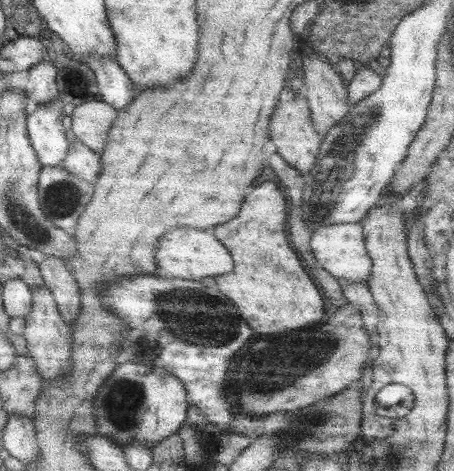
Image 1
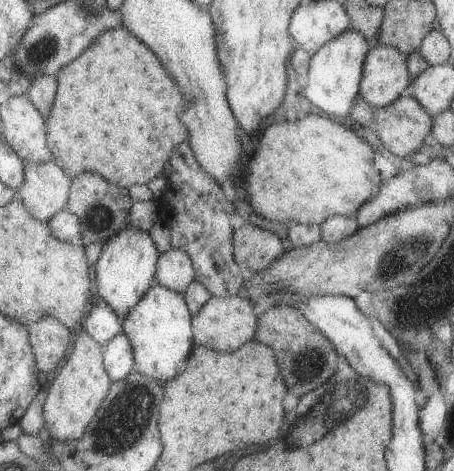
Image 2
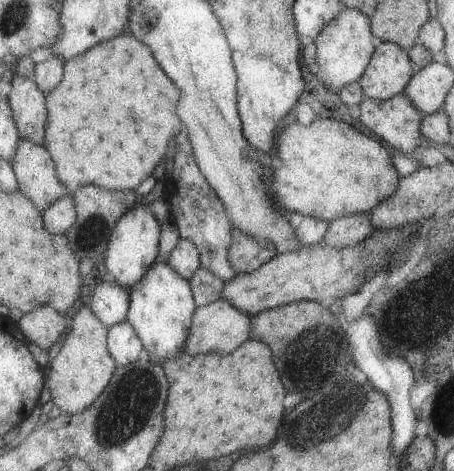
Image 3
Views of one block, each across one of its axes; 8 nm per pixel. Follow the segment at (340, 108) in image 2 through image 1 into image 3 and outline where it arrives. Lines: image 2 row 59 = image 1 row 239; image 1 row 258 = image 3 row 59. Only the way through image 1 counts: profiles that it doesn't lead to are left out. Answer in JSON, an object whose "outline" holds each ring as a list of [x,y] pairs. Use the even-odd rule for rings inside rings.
{"outline":[[[343,8],[329,24],[325,24],[325,28],[313,40],[313,44],[317,50],[317,54],[315,54],[317,70],[321,70],[325,74],[323,84],[331,92],[339,92],[339,88],[343,88],[345,84],[361,78],[361,74],[365,72],[365,68],[367,68],[375,48],[381,44],[381,40],[377,40],[371,34],[369,16],[365,16],[363,12],[353,10],[353,8]]]}

